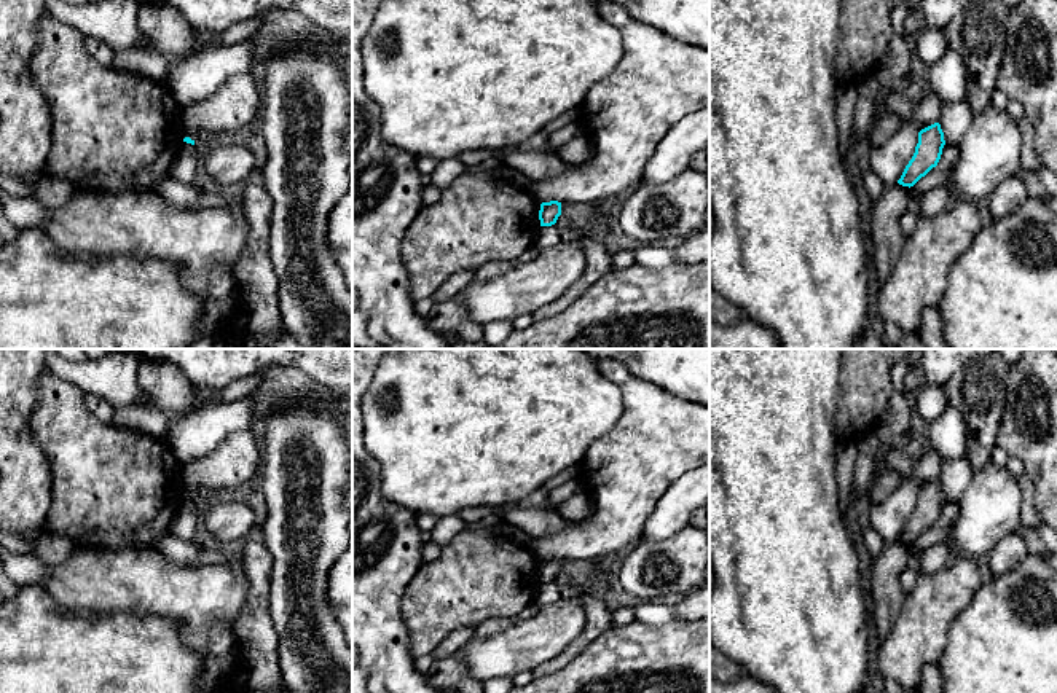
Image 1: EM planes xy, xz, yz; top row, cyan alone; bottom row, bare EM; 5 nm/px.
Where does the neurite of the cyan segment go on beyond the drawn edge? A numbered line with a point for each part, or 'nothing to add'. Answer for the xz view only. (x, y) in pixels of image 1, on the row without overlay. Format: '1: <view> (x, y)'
nothing to add

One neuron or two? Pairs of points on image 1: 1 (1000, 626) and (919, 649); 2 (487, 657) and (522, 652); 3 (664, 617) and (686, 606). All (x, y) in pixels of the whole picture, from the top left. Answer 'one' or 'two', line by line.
1: two
2: one
3: two

